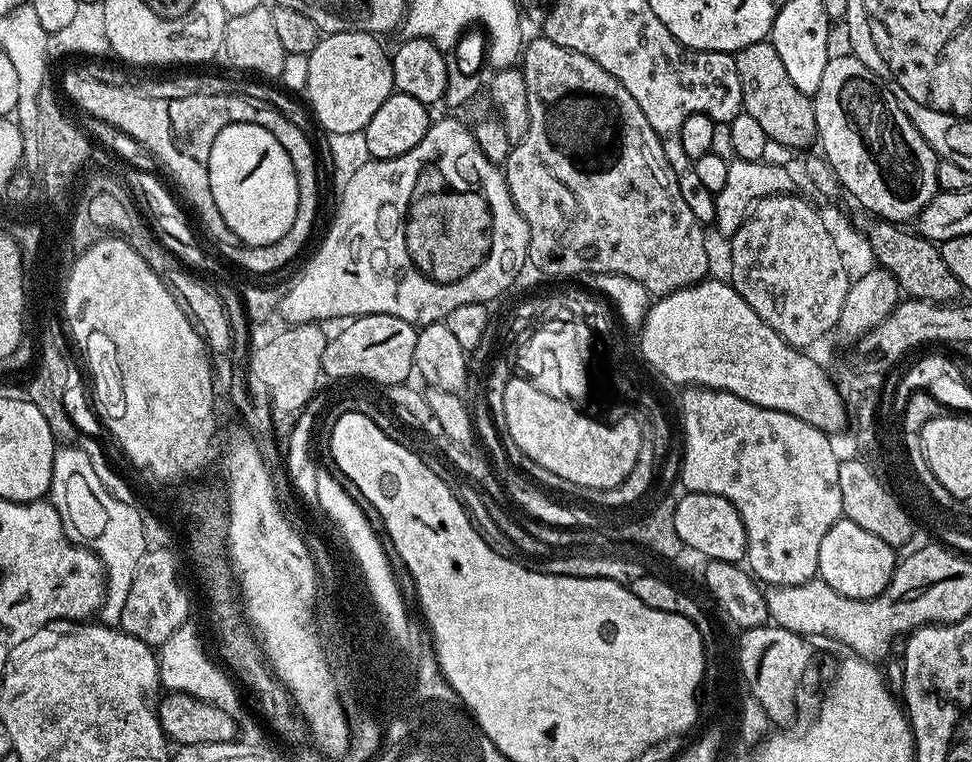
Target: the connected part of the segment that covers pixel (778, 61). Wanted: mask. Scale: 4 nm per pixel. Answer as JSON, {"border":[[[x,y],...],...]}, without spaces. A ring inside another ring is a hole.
{"border":[[[760,40],[757,44],[746,46],[741,52],[735,53],[736,65],[738,66],[738,82],[742,82],[742,94],[738,97],[743,111],[750,114],[750,118],[757,120],[766,130],[769,141],[773,145],[781,144],[784,148],[808,148],[817,143],[816,123],[814,122],[814,106],[812,97],[802,94],[798,86],[794,86],[794,81],[790,79],[782,58],[778,58],[778,50],[768,40]]]}

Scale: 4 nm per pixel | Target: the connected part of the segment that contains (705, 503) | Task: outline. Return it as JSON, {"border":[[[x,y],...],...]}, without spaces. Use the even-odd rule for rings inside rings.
{"border":[[[684,492],[676,501],[674,523],[685,549],[693,548],[698,555],[704,556],[705,561],[721,560],[740,564],[748,555],[746,526],[742,526],[738,510],[734,510],[734,506],[718,494]]]}

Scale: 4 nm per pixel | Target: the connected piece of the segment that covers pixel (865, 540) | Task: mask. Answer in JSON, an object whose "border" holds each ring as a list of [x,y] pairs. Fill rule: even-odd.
{"border":[[[841,518],[826,530],[826,538],[822,538],[822,547],[818,549],[818,576],[838,594],[846,598],[869,600],[890,582],[898,563],[897,549],[891,548],[882,538],[870,534],[870,530],[862,530],[858,522],[850,522]]]}

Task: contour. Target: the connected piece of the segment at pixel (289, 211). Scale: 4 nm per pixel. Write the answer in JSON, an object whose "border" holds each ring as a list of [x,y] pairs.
{"border":[[[231,124],[214,138],[214,147],[210,149],[210,189],[214,194],[215,205],[226,220],[230,230],[234,230],[241,245],[264,247],[278,242],[290,226],[296,223],[298,214],[298,178],[294,174],[294,162],[290,162],[290,154],[282,150],[282,142],[270,134],[270,130],[262,130],[262,126],[253,124]]]}

